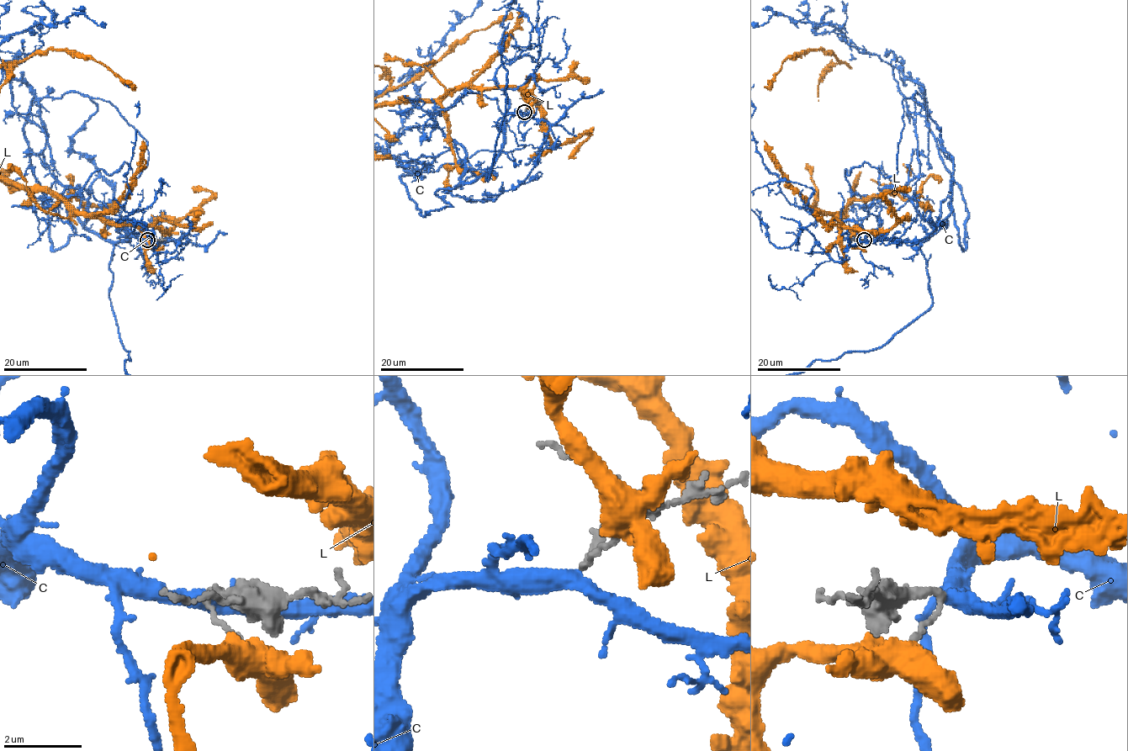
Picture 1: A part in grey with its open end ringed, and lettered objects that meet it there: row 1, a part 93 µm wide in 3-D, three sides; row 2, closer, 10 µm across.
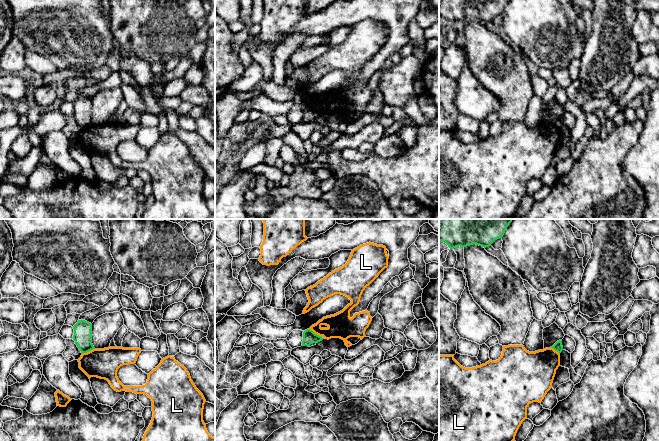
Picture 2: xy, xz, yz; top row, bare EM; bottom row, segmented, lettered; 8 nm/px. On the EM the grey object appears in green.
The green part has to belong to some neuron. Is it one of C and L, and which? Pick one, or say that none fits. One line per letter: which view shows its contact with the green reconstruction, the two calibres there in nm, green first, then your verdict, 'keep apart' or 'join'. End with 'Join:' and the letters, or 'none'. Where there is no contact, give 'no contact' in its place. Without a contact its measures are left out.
C: no contact; join
L: meets green in xy; 150 nm thick on the green side, 240 nm on the other; keep apart
Join: C

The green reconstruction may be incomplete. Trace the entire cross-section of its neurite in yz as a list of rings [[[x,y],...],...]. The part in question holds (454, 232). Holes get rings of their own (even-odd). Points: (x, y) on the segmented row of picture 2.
[[[439,219],[439,241],[448,245],[450,249],[467,247],[473,244],[484,248],[503,237],[507,227],[513,219]]]

